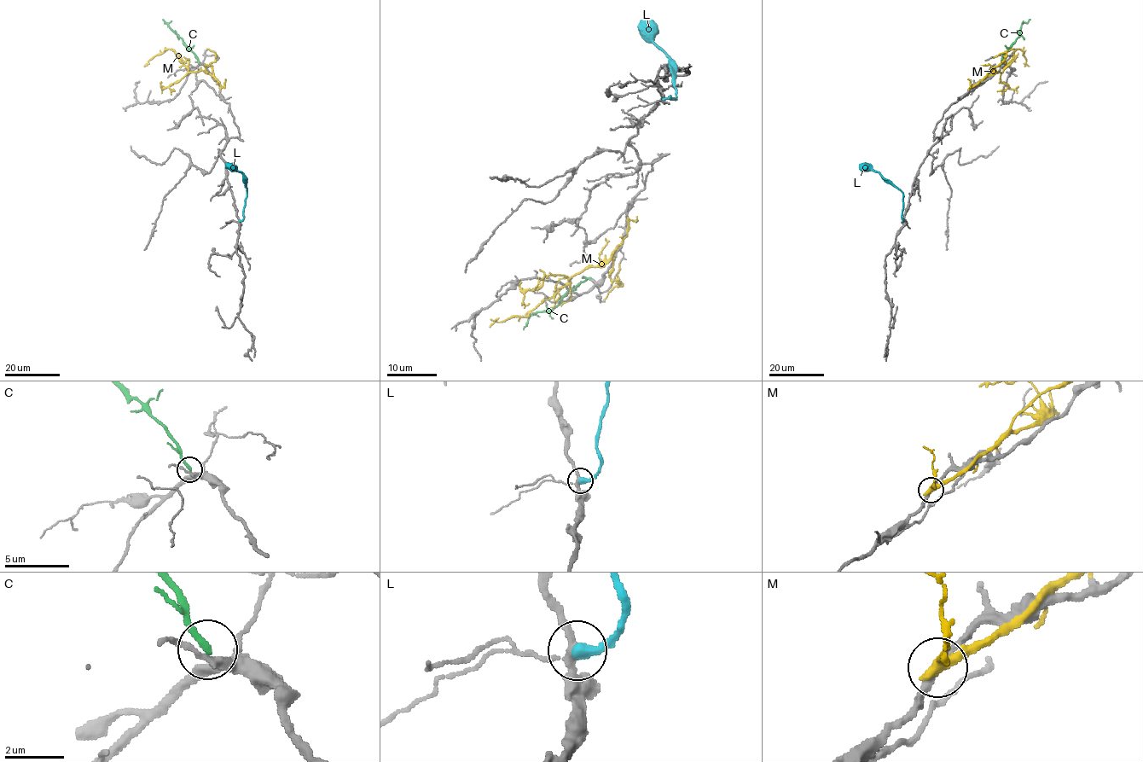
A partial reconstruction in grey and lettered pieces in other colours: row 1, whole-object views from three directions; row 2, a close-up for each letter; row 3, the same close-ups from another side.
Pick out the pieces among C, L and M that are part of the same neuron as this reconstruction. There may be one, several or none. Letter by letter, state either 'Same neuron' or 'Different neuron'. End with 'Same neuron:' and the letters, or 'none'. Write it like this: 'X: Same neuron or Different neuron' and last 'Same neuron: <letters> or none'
C: Different neuron
L: Different neuron
M: Different neuron
Same neuron: none

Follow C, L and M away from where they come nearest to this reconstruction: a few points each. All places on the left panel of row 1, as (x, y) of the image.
C: (200, 62), (163, 19)
L: (240, 221), (244, 218), (246, 177), (229, 165)
M: (220, 89), (219, 83), (209, 73), (203, 71), (188, 72), (171, 49), (167, 49), (153, 57), (144, 66)

